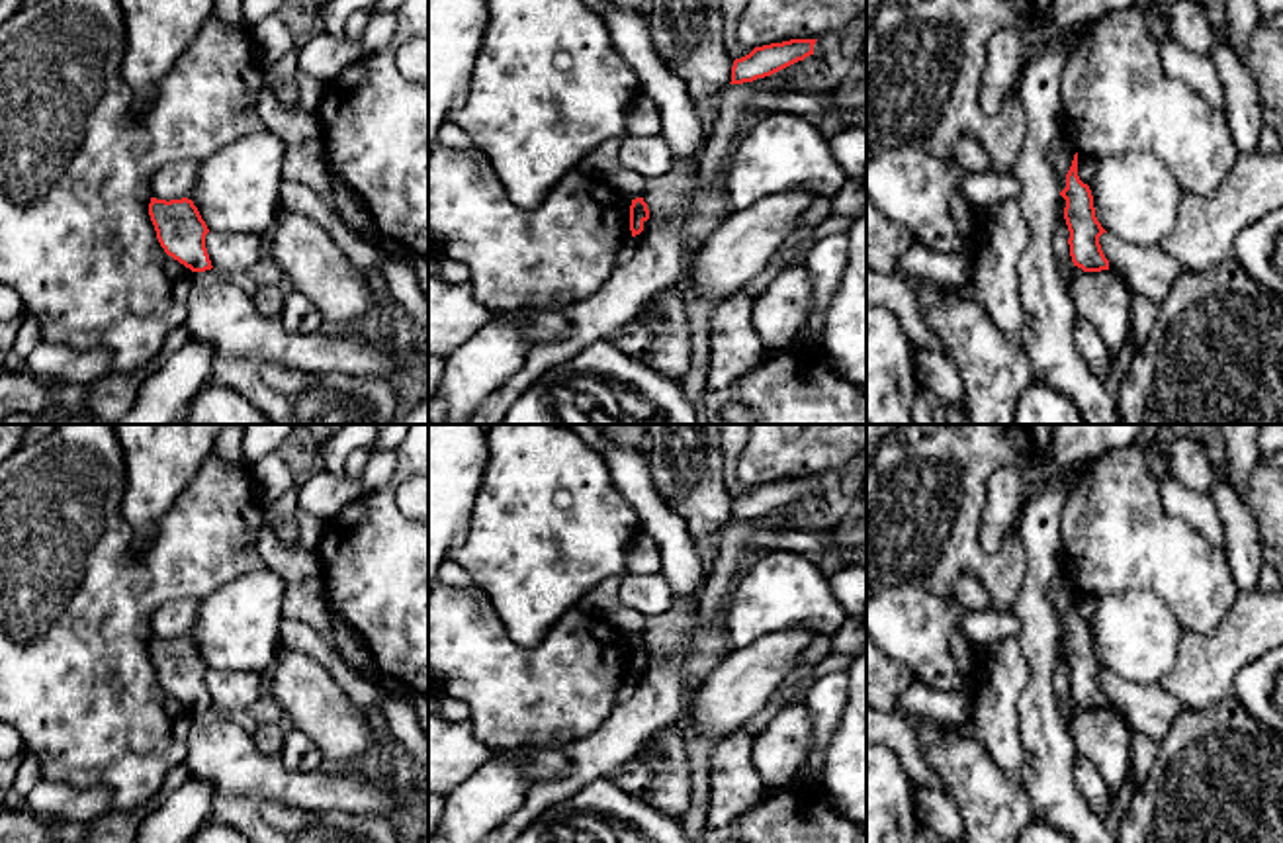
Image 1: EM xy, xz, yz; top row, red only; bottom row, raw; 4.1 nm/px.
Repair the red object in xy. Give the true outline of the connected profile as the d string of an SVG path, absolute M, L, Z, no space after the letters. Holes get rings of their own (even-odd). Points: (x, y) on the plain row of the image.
M151 636L149 653L156 669L156 677L164 690L190 706L192 710L211 708L205 687L209 671L192 638L156 638Z

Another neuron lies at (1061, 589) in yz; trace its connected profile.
M1060 571L1050 579L1048 597L1054 604L1060 630L1066 626L1066 612L1072 604L1074 593L1074 583L1066 573Z

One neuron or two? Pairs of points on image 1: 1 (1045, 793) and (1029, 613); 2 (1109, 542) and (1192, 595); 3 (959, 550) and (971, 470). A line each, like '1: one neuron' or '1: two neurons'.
1: one neuron
2: one neuron
3: one neuron

